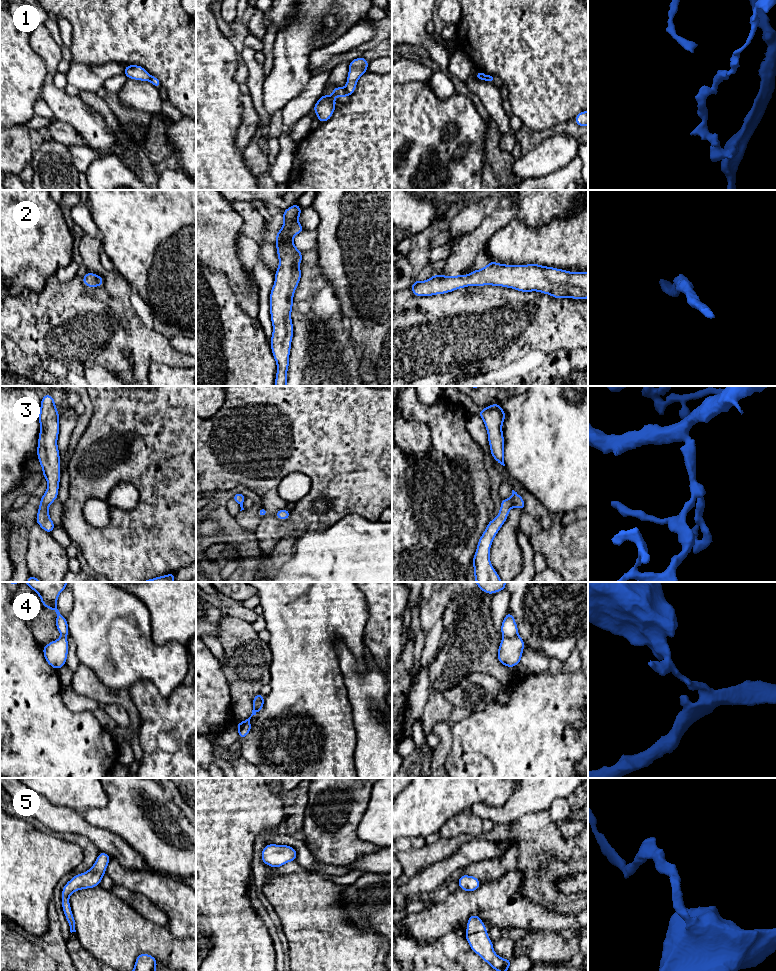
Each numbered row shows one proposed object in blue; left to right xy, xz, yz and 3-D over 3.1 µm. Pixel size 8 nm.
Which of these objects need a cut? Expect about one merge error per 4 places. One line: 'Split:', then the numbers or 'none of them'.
Split: 1, 4

